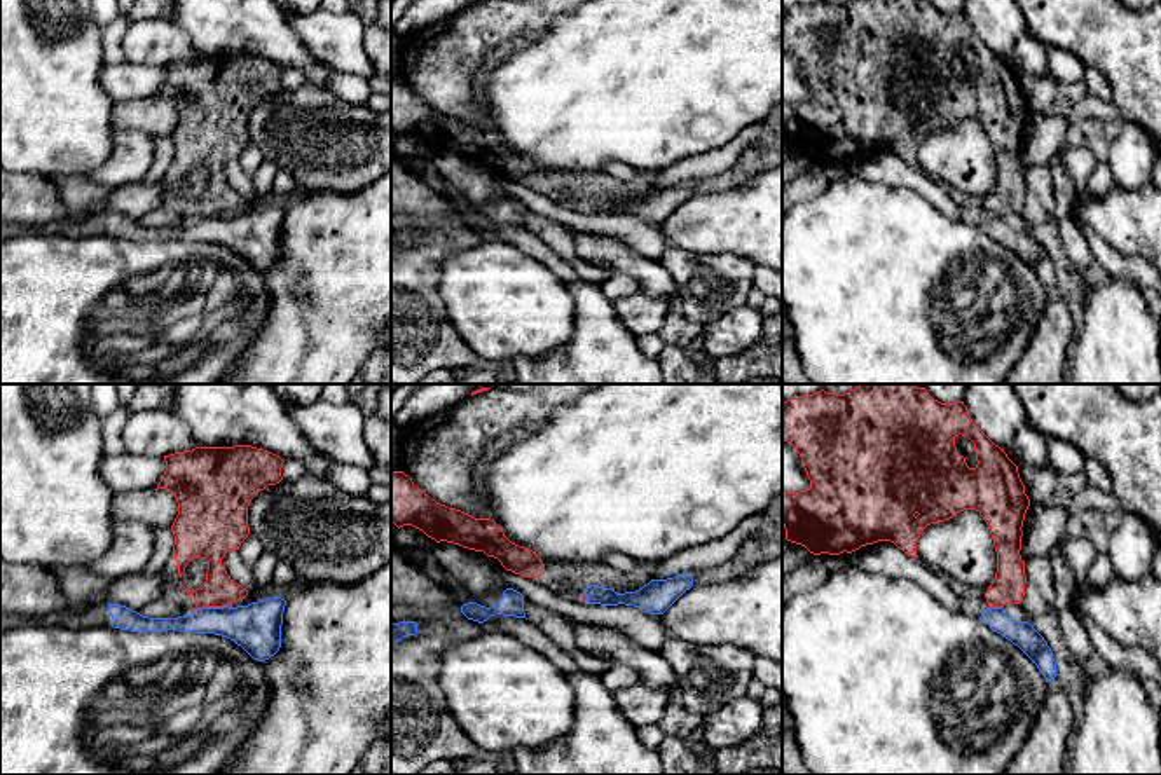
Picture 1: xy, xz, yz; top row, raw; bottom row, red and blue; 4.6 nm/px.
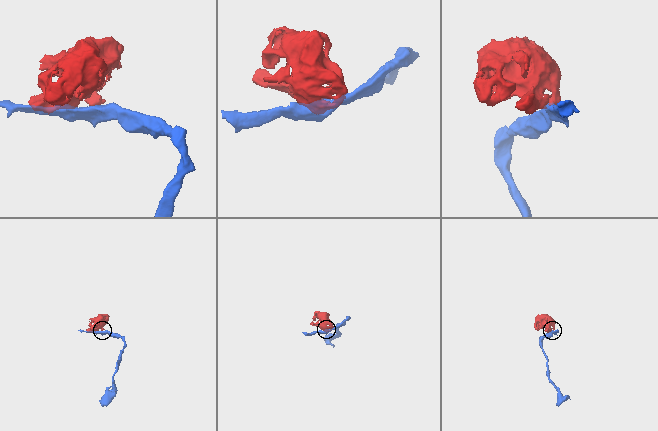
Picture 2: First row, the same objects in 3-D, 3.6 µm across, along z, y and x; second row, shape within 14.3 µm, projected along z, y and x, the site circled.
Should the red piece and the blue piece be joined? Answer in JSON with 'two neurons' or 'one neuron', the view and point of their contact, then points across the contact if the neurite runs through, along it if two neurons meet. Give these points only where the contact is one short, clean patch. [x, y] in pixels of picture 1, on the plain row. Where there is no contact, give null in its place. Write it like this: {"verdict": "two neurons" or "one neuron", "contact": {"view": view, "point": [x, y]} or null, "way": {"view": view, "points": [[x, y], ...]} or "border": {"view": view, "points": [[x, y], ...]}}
{"verdict": "one neuron", "contact": {"view": "xy", "point": [212, 215]}, "way": {"view": "xy", "points": [[219, 199], [212, 215], [227, 231], [257, 236]]}}

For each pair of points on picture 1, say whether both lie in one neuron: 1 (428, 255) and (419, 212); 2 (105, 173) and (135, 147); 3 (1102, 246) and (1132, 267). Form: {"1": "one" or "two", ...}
{"1": "one", "2": "one", "3": "one"}

